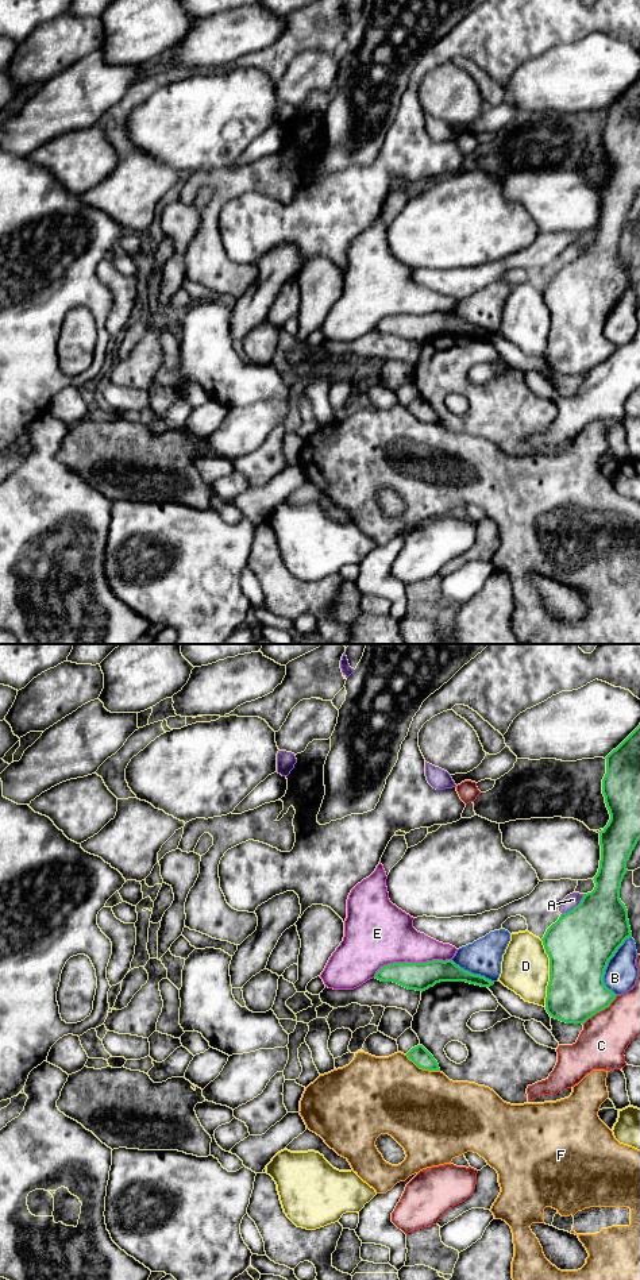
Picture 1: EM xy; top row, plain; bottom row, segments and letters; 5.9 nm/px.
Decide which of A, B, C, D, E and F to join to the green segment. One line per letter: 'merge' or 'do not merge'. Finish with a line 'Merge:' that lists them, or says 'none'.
A: do not merge
B: do not merge
C: do not merge
D: do not merge
E: do not merge
F: do not merge
Merge: none

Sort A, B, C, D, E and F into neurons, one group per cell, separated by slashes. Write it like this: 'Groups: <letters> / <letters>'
Groups: A / B / C / D / E / F

